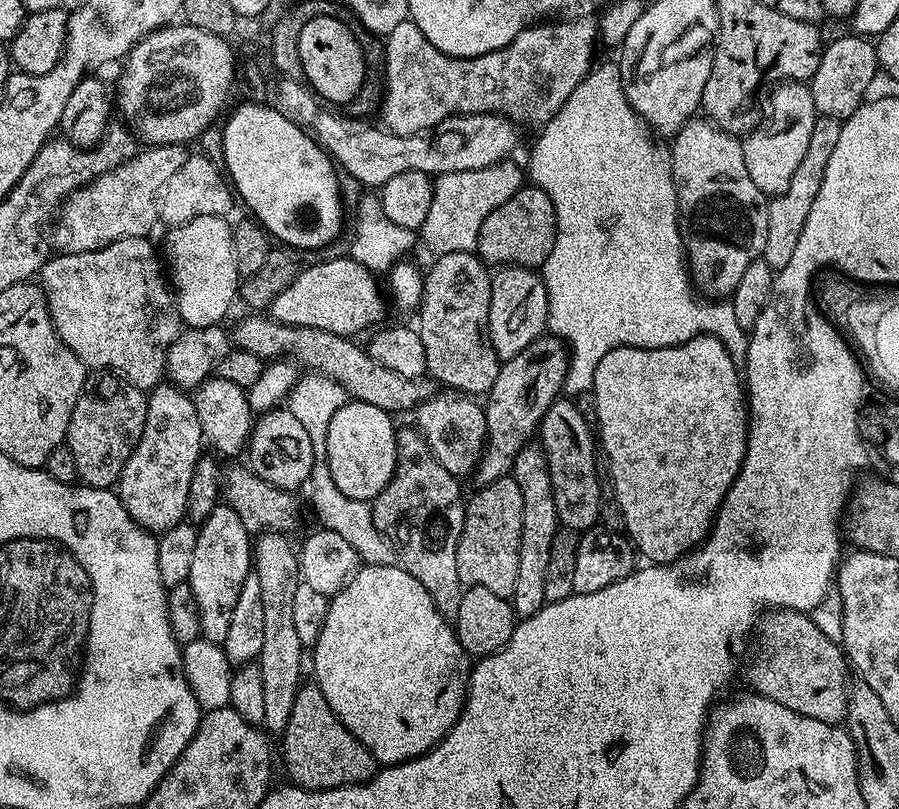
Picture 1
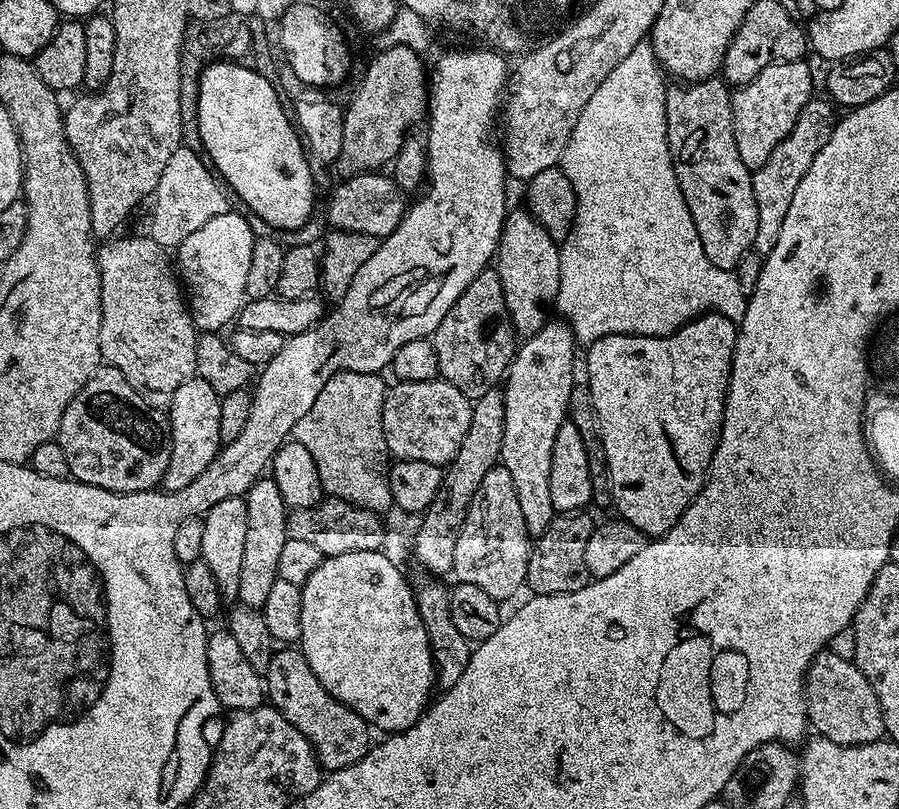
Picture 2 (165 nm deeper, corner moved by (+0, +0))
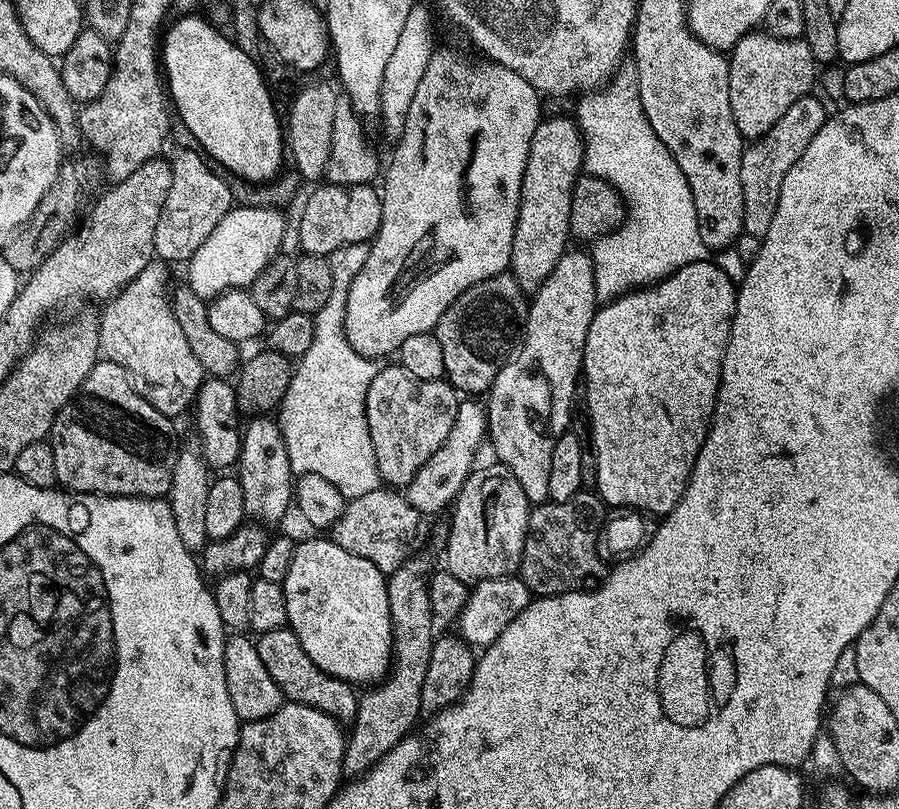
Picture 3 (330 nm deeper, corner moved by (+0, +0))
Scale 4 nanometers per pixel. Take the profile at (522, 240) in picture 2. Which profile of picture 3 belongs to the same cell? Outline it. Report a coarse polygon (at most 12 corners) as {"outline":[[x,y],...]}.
{"outline":[[541,119],[510,265],[528,294],[569,247],[579,123]]}

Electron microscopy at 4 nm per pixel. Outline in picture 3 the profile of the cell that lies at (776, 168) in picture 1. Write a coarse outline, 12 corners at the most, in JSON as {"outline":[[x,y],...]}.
{"outline":[[747,32],[730,50],[730,110],[745,141],[813,91],[803,38]]}

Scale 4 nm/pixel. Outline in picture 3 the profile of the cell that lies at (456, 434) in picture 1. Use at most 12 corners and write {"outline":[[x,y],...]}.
{"outline":[[384,366],[364,418],[381,481],[404,490],[451,436],[458,393]]}

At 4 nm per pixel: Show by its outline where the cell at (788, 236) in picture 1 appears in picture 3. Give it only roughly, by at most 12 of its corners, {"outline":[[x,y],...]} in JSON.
{"outline":[[804,96],[742,154],[744,231],[763,237],[826,119]]}

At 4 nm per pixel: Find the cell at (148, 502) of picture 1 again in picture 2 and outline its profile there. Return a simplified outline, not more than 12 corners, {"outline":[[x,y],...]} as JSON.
{"outline":[[183,380],[167,401],[163,491],[190,486],[222,447],[220,398]]}

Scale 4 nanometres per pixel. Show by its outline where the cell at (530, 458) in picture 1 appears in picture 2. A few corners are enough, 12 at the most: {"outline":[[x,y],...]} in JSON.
{"outline":[[549,319],[502,384],[500,464],[532,538],[553,516],[550,450],[578,341]]}

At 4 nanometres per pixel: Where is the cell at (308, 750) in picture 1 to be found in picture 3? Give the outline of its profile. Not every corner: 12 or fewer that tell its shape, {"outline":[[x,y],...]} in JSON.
{"outline":[[285,626],[255,641],[285,701],[355,721],[353,685],[314,666]]}

